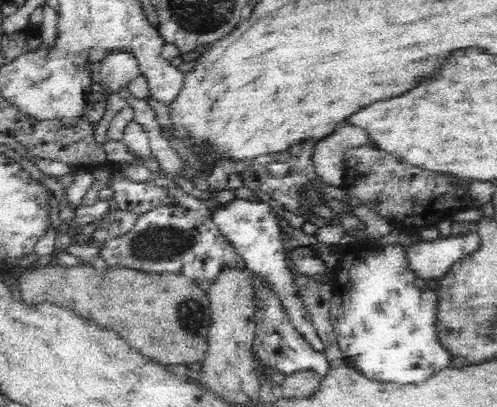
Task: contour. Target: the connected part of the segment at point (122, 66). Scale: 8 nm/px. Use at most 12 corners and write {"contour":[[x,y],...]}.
{"contour":[[114,53],[91,86],[106,100],[120,94],[141,72],[138,61]]}

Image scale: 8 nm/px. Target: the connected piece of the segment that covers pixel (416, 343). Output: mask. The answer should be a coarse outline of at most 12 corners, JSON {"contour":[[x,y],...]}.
{"contour":[[404,248],[342,253],[329,312],[368,378],[420,382],[452,361],[434,291]]}

